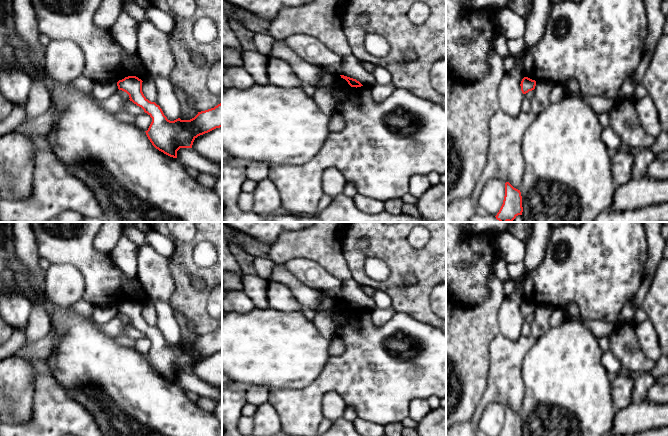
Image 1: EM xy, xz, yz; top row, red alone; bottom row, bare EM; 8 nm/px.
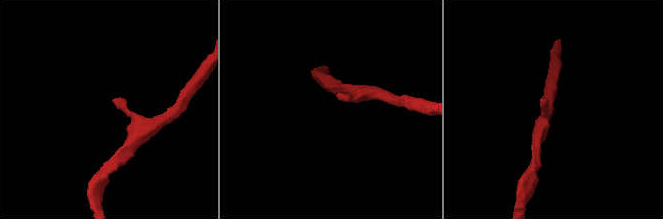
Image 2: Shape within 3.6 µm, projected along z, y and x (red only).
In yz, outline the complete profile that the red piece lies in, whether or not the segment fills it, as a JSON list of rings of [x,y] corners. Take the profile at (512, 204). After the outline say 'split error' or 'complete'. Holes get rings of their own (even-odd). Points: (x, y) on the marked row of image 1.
[[[509,182],[505,183],[505,196],[503,204],[495,216],[500,222],[512,222],[518,215],[522,215],[522,196],[520,190],[514,188]]]; complete

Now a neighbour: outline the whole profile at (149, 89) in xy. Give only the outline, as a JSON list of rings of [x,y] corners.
[[[149,78],[142,82],[142,92],[146,99],[151,102],[156,102],[158,93],[155,82],[152,78]]]

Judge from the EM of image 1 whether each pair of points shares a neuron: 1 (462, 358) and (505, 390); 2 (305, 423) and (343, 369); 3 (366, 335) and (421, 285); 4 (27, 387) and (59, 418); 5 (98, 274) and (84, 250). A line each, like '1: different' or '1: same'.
1: different
2: same
3: different
4: different
5: same

